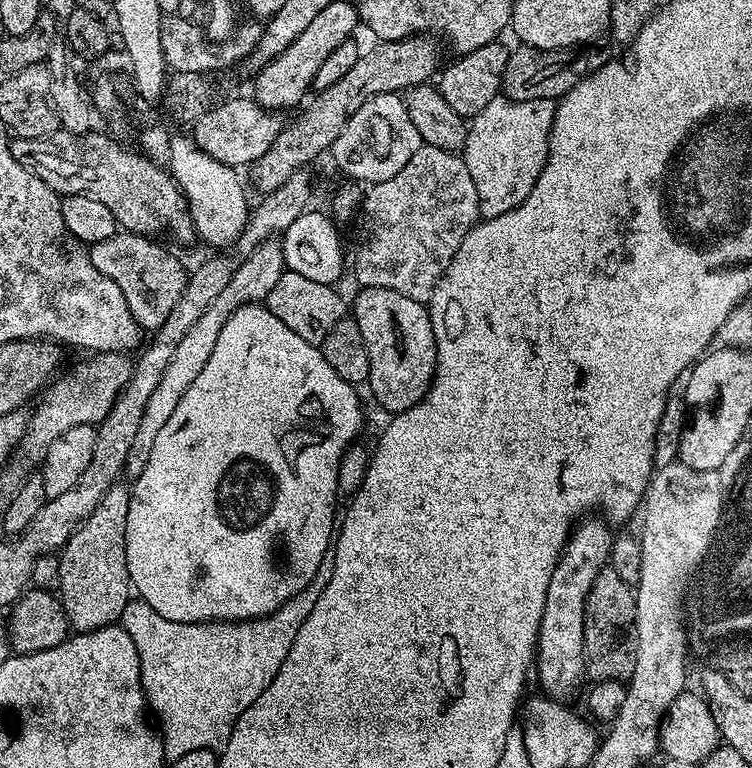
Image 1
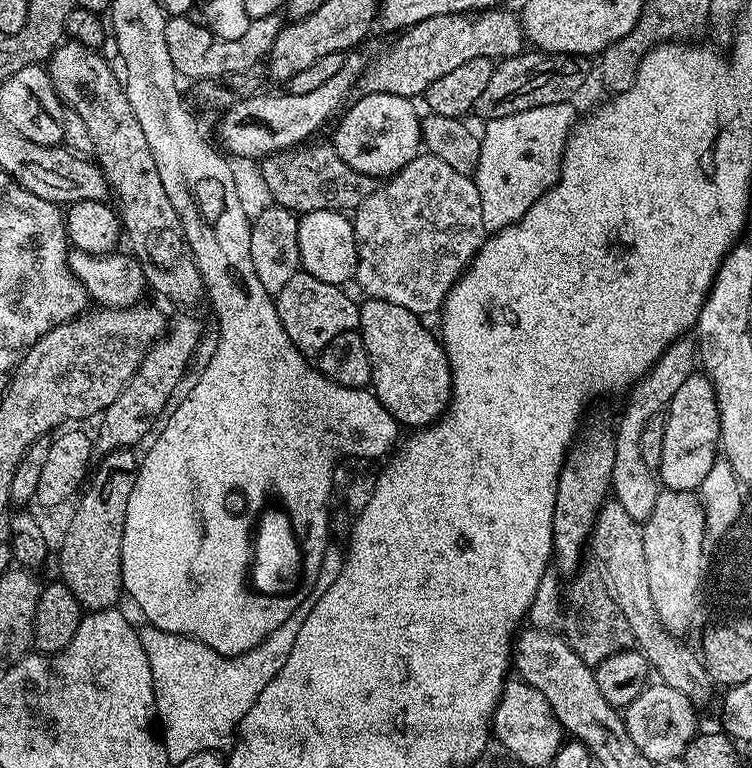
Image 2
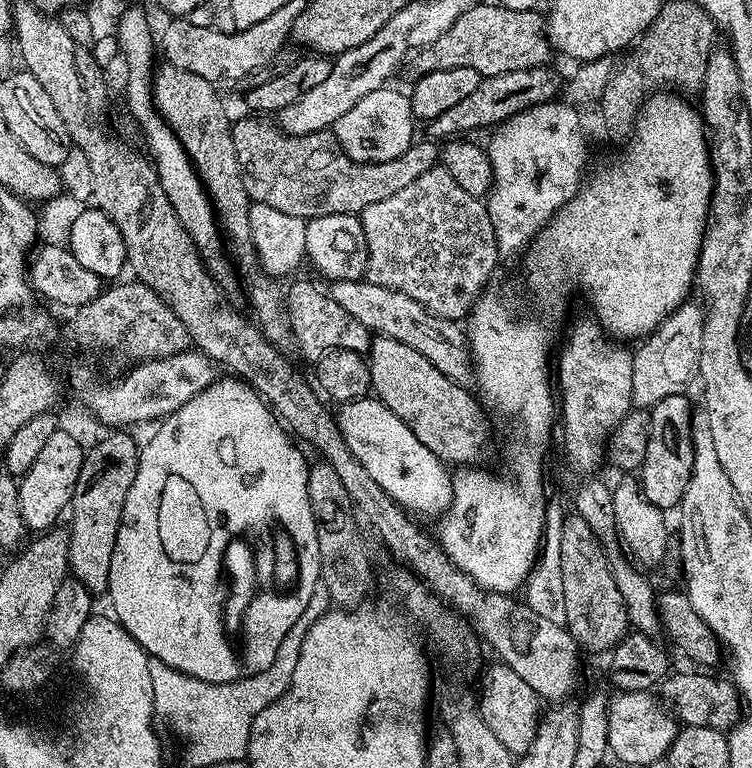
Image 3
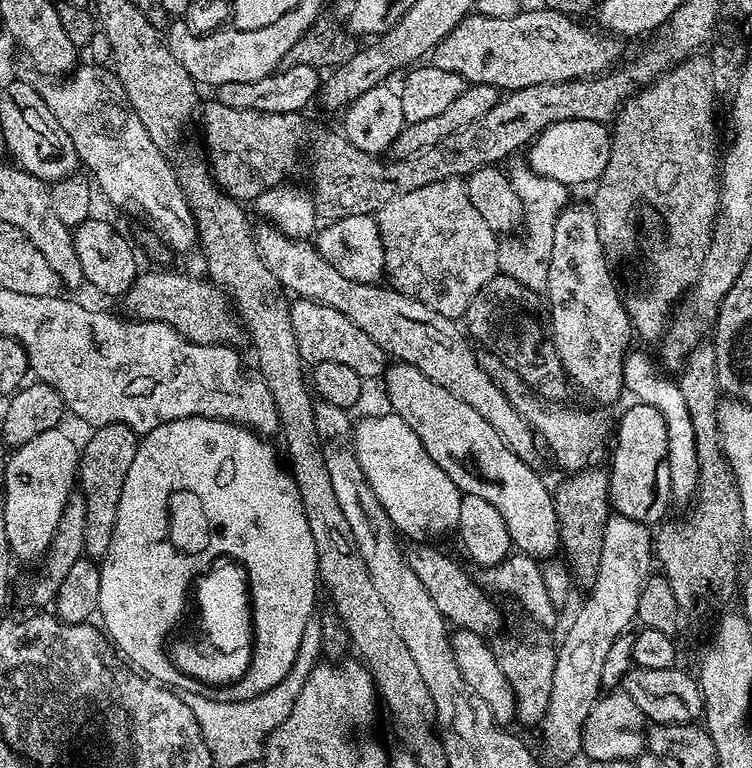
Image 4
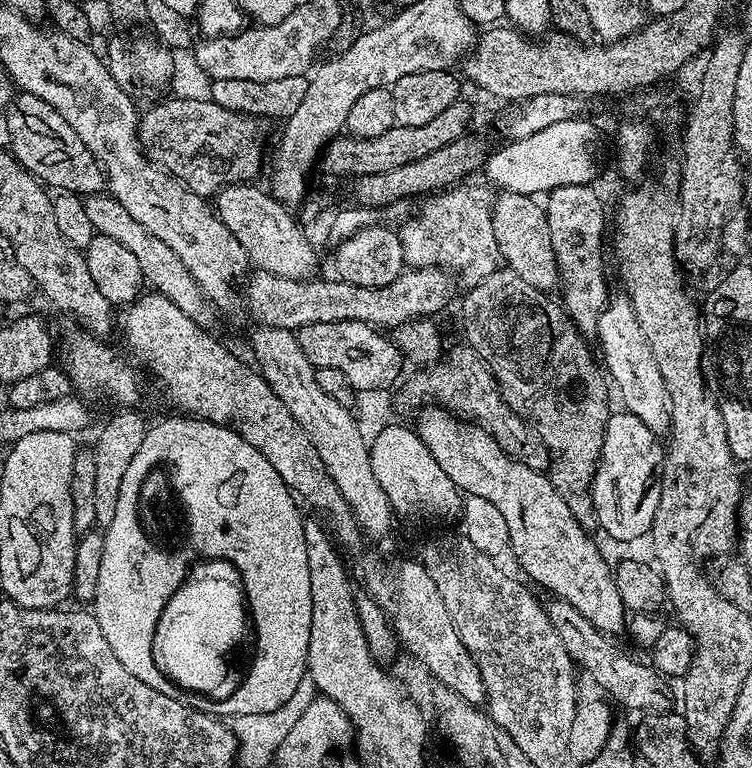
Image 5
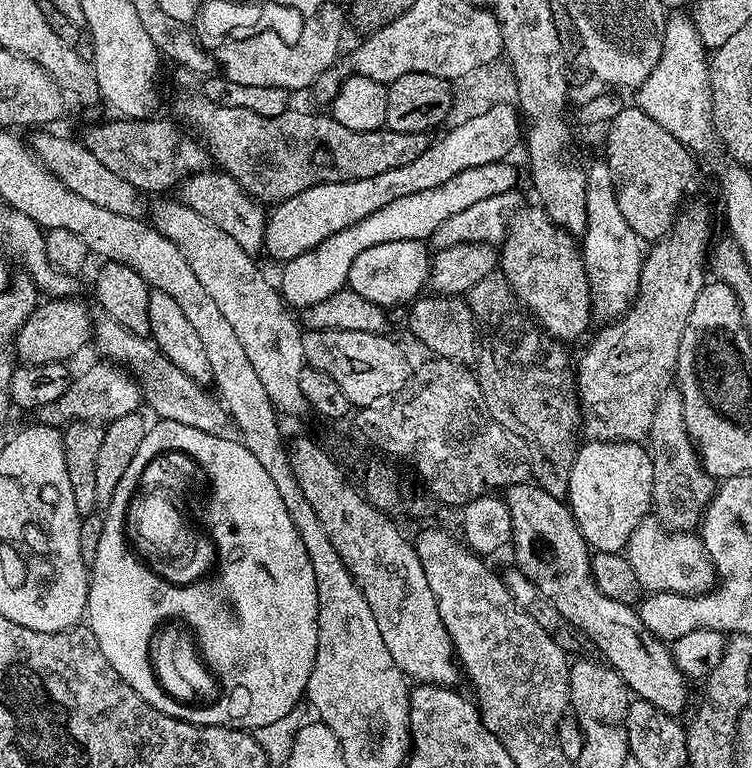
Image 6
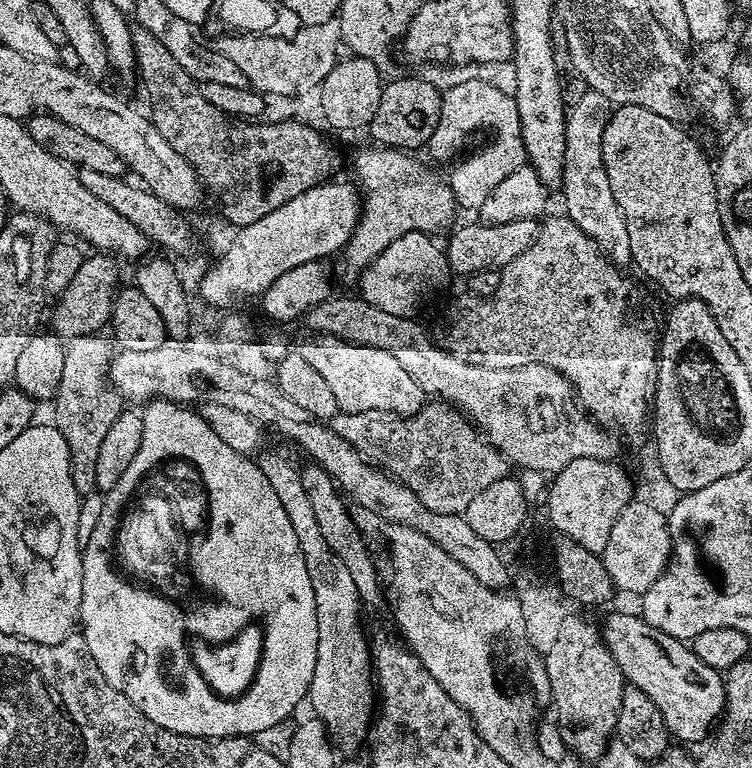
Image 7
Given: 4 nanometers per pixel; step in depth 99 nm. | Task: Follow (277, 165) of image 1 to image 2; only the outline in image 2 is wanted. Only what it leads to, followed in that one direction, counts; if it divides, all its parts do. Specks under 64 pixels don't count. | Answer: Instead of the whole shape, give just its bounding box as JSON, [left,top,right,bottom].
[358,7,526,98]

